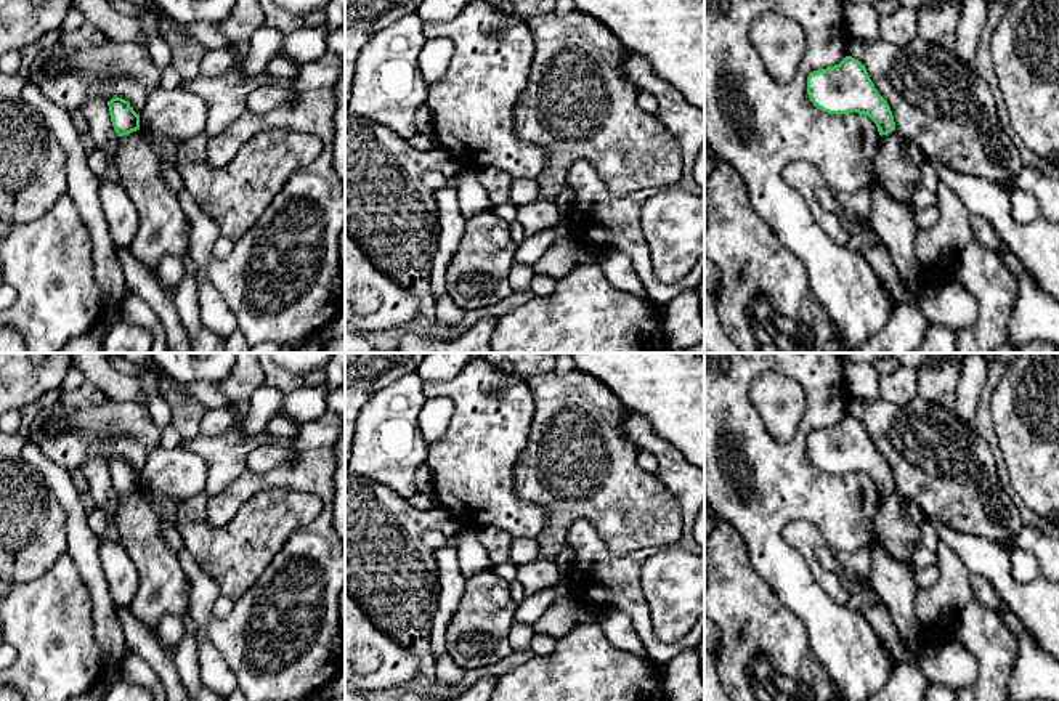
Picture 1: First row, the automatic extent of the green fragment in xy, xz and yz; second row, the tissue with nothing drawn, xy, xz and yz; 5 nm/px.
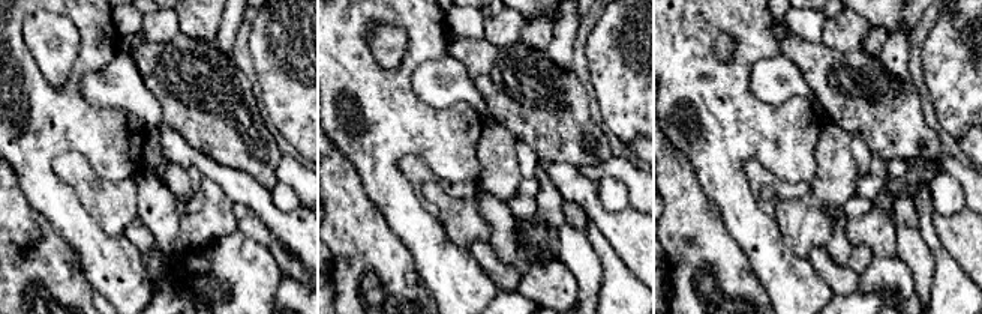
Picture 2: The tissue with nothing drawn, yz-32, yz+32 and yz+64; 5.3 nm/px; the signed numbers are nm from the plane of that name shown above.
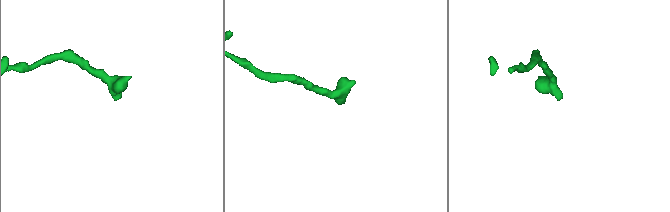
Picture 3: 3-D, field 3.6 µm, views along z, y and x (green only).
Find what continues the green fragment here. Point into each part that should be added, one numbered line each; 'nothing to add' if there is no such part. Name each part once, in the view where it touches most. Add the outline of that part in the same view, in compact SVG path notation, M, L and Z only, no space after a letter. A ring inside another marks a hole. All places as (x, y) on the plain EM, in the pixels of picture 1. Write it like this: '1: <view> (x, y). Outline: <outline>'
nothing to add

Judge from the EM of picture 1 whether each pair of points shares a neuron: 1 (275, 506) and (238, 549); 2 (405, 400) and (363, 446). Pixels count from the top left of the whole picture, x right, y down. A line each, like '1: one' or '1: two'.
1: one
2: one

